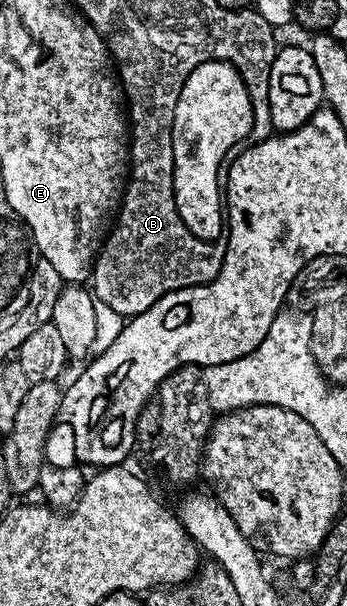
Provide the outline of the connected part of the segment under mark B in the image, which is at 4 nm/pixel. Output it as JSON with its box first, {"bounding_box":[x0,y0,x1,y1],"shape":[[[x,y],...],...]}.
{"bounding_box":[93,92,226,317],"shape":[[[162,92],[151,93],[149,98],[143,98],[139,101],[130,101],[129,103],[129,139],[130,142],[134,142],[139,139],[139,151],[129,151],[129,178],[127,186],[124,188],[123,201],[120,204],[120,209],[117,213],[117,222],[112,226],[108,237],[104,239],[101,250],[98,252],[97,258],[93,264],[93,295],[98,302],[104,303],[105,306],[115,310],[117,314],[124,317],[134,317],[145,313],[145,309],[149,309],[154,303],[161,297],[165,297],[170,291],[180,291],[182,287],[197,286],[199,284],[211,283],[217,277],[223,258],[226,255],[226,245],[217,245],[217,249],[213,247],[203,247],[203,245],[197,245],[195,239],[195,231],[189,227],[190,223],[187,223],[186,219],[182,218],[179,214],[179,208],[177,207],[177,201],[175,200],[177,195],[177,161],[173,160],[171,155],[173,151],[173,143],[171,137],[173,134],[174,123],[174,109],[177,107],[177,99],[179,94],[162,94]]]}

